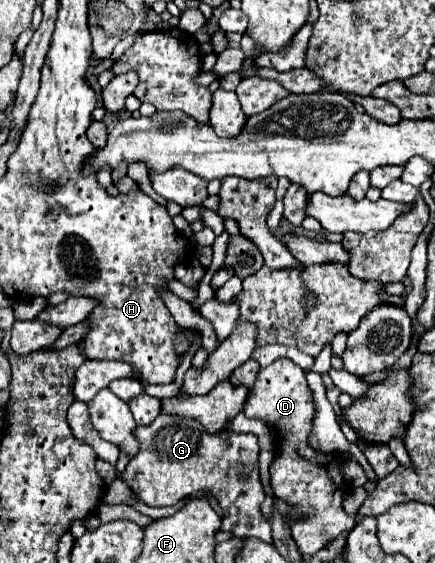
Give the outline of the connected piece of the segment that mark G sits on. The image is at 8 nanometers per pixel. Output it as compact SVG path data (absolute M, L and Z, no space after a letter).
M159 415L149 427L137 427L135 437L141 451L129 461L121 477L143 503L151 507L169 507L187 495L209 491L225 511L225 531L233 527L231 531L237 537L257 537L265 543L271 541L271 525L259 511L265 491L259 479L259 445L255 435L237 435L233 431L211 435L201 423L195 423L195 419Z

